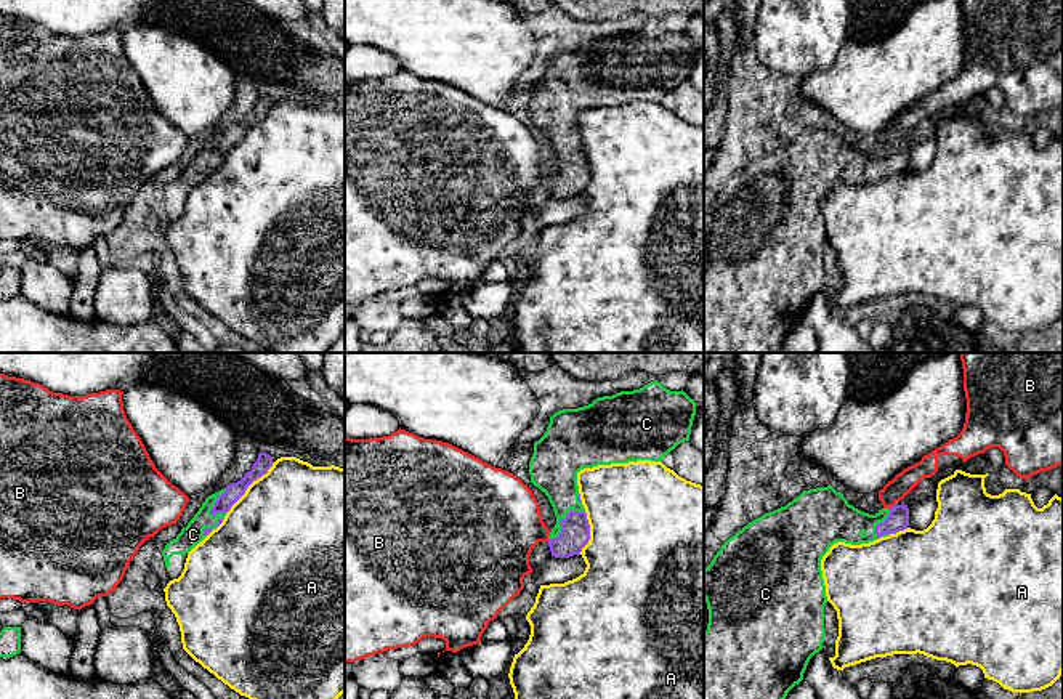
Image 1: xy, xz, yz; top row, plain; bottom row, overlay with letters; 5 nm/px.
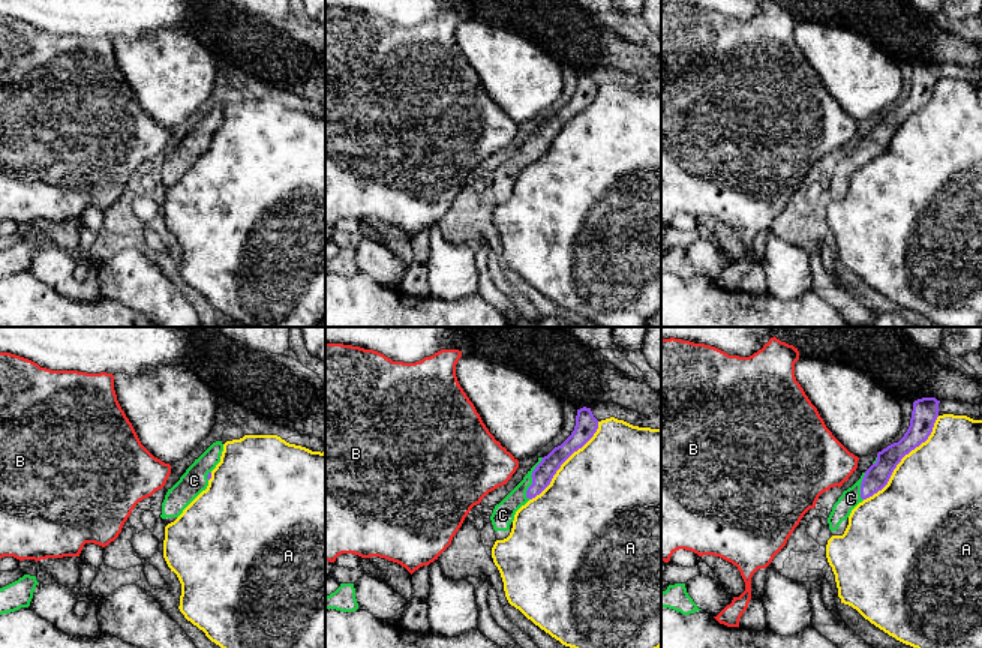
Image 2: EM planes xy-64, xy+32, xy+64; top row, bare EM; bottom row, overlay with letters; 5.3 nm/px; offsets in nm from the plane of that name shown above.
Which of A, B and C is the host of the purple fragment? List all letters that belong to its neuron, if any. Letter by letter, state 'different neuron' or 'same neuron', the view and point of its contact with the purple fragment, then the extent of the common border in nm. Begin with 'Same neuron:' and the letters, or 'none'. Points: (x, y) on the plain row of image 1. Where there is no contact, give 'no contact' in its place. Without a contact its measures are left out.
Same neuron: C
A: different neuron; contact xy (249, 125); length 360 nm
B: different neuron; contact yz (892, 148); length 50 nm
C: same neuron; contact xz (560, 162); length 240 nm

